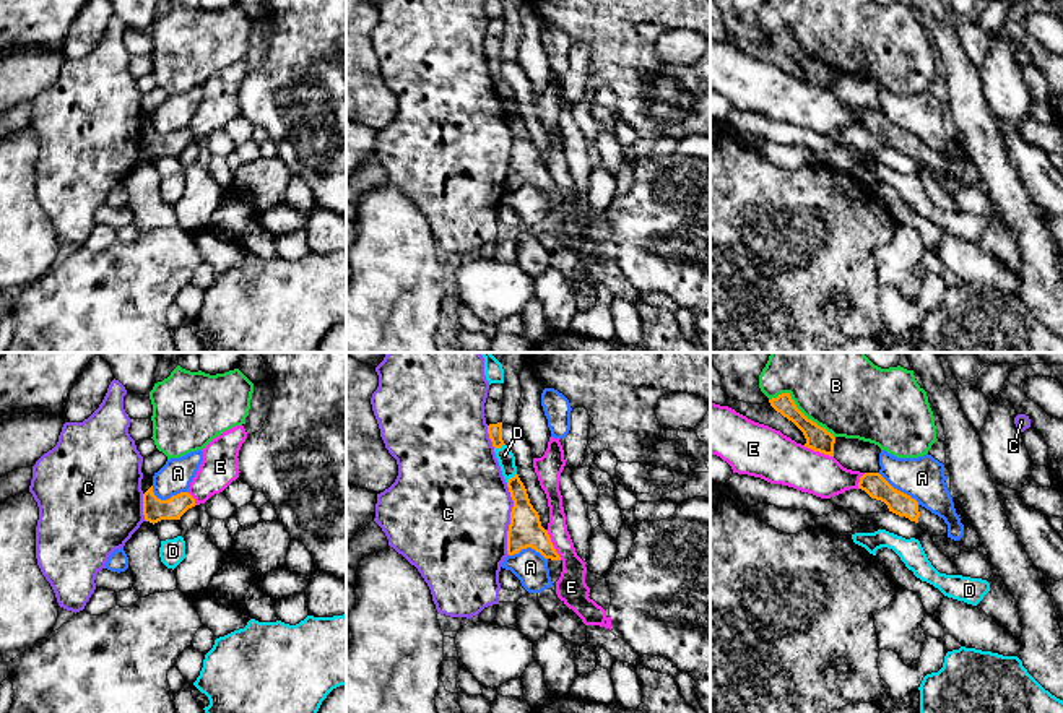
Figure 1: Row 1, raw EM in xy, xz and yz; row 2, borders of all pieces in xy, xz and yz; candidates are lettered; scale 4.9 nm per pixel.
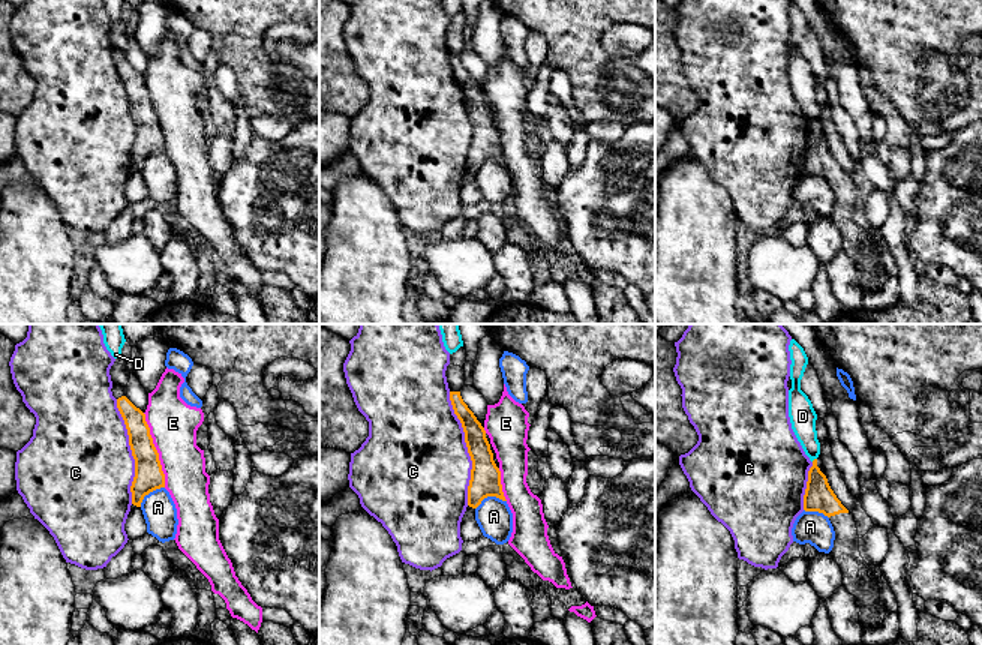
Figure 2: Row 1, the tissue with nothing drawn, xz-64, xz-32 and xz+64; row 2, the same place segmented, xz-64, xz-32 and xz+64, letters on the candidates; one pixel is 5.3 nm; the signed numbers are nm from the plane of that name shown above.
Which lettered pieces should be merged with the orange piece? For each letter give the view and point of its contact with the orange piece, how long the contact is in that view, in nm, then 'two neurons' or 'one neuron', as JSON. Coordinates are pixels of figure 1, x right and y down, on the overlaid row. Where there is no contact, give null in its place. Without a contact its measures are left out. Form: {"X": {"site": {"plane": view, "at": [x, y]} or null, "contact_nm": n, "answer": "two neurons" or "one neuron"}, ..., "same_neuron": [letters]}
{"A": {"site": {"plane": "xy", "at": [168, 499]}, "contact_nm": 190, "answer": "two neurons"}, "B": {"site": {"plane": "yz", "at": [798, 410]}, "contact_nm": 380, "answer": "two neurons"}, "C": {"site": {"plane": "xz", "at": [511, 518]}, "contact_nm": 360, "answer": "two neurons"}, "D": {"site": {"plane": "xz", "at": [499, 447]}, "contact_nm": 70, "answer": "two neurons"}, "E": {"site": {"plane": "xz", "at": [551, 544]}, "contact_nm": 170, "answer": "two neurons"}, "same_neuron": []}

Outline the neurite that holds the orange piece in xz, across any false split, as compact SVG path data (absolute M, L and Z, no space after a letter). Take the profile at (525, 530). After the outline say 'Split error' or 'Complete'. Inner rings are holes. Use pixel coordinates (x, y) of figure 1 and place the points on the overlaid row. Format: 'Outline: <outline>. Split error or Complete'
Outline: M518 474L507 481L507 487L514 500L507 531L507 554L514 555L527 547L535 549L548 560L549 577L553 585L556 585L562 572L562 560L548 531L541 526L540 515L530 503L527 489Z. Split error

